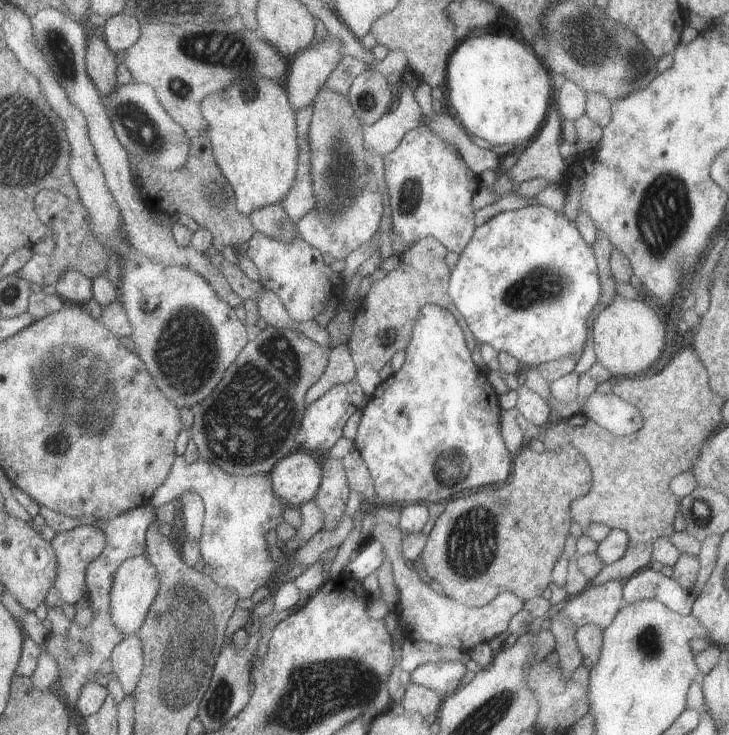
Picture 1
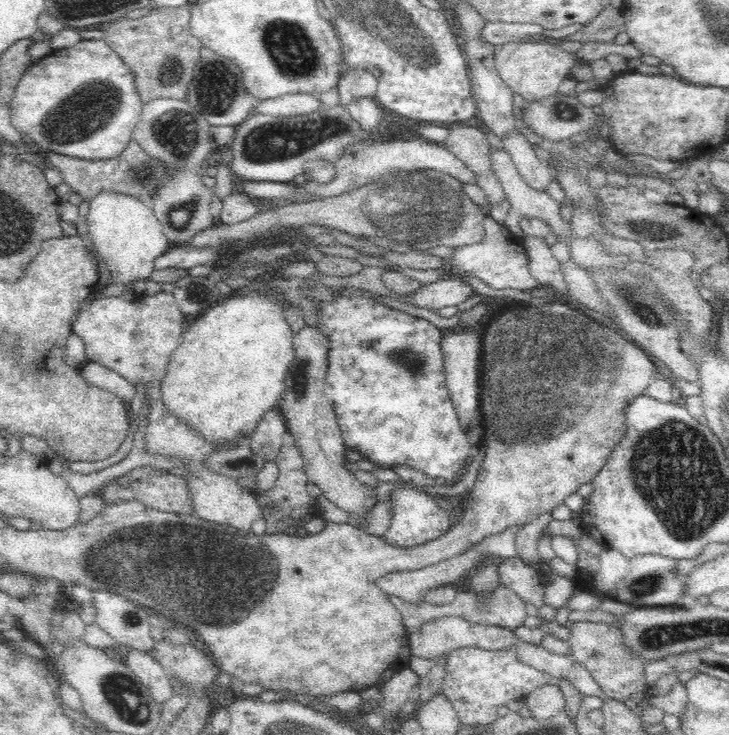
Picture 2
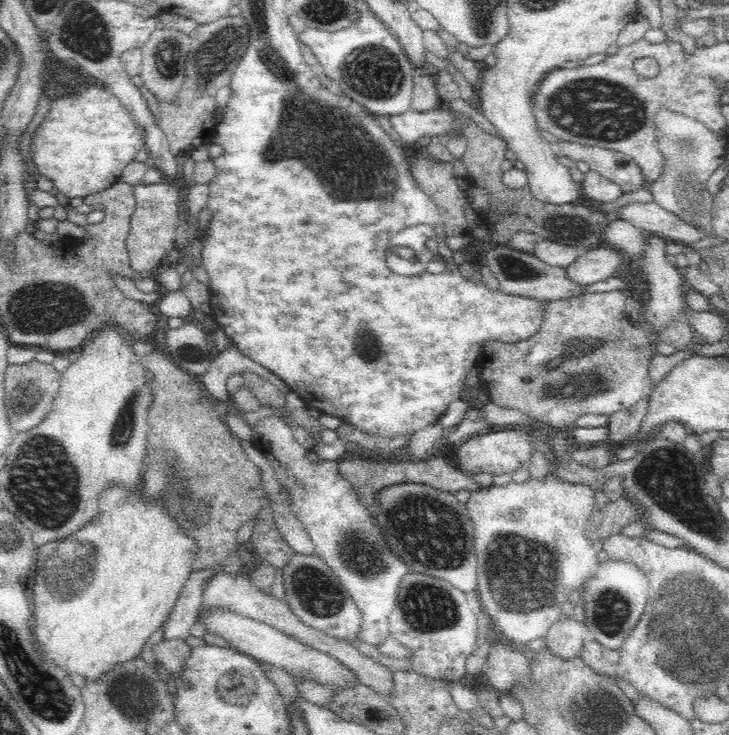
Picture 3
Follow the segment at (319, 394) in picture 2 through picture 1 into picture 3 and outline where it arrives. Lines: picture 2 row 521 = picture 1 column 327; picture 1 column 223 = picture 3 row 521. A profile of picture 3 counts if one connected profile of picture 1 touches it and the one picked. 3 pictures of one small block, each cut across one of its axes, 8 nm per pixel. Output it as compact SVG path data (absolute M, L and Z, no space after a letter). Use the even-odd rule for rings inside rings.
M402 482L380 488L376 504L370 506L372 522L382 532L386 548L392 550L406 566L418 574L428 574L452 582L456 588L468 594L472 610L478 616L478 636L488 636L492 630L490 616L484 614L478 596L478 556L474 550L474 524L470 522L466 504L460 504L452 492L438 490L428 484Z

